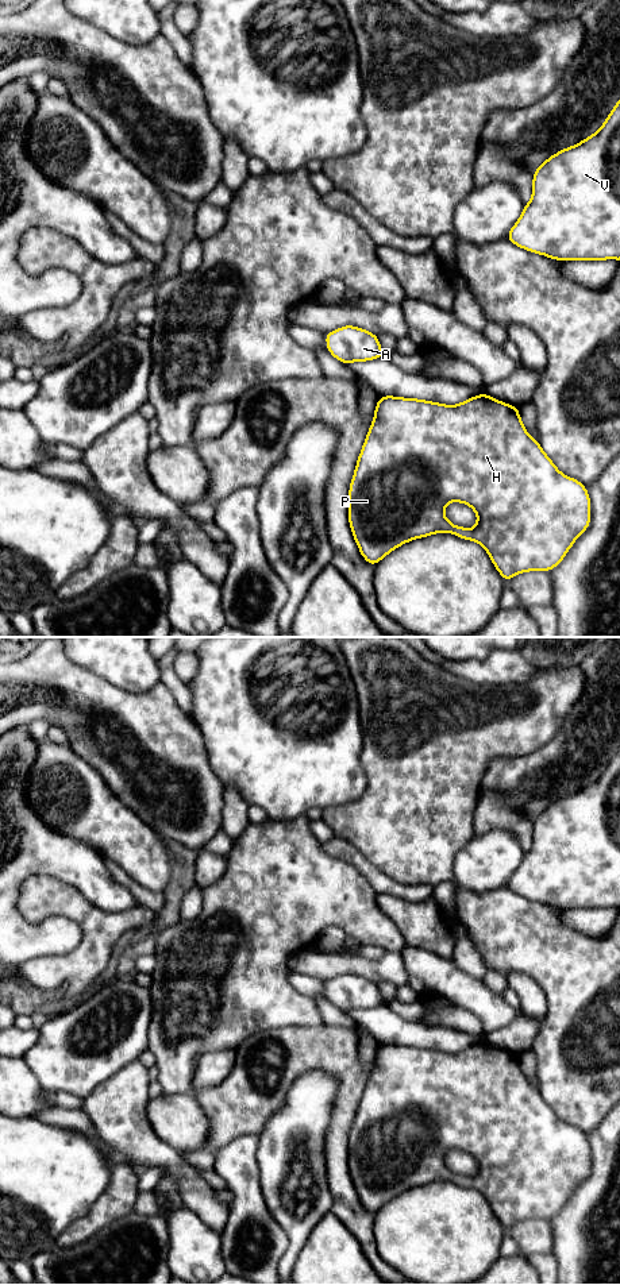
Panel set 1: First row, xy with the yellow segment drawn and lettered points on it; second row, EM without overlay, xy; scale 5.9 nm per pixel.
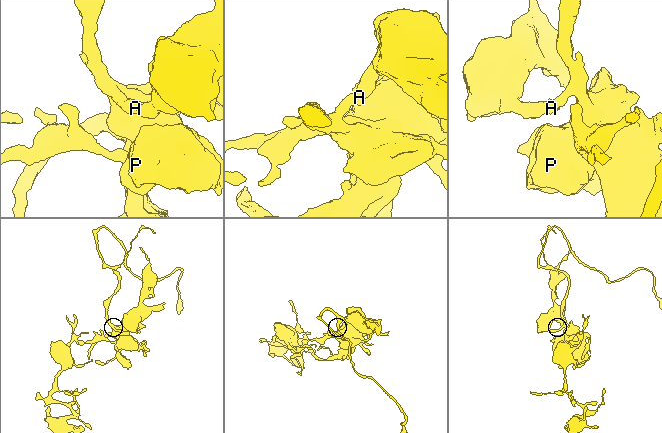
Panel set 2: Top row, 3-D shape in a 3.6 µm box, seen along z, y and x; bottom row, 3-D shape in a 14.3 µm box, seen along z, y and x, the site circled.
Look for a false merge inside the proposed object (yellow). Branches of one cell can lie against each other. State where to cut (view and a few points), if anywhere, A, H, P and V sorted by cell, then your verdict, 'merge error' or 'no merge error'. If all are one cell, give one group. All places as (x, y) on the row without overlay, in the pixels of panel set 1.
no cut; A H P V; no merge error

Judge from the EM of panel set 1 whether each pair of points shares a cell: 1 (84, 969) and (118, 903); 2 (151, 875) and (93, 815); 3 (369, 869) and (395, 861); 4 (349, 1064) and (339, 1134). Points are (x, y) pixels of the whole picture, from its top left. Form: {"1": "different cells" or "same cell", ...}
{"1": "different cells", "2": "same cell", "3": "different cells", "4": "same cell"}

